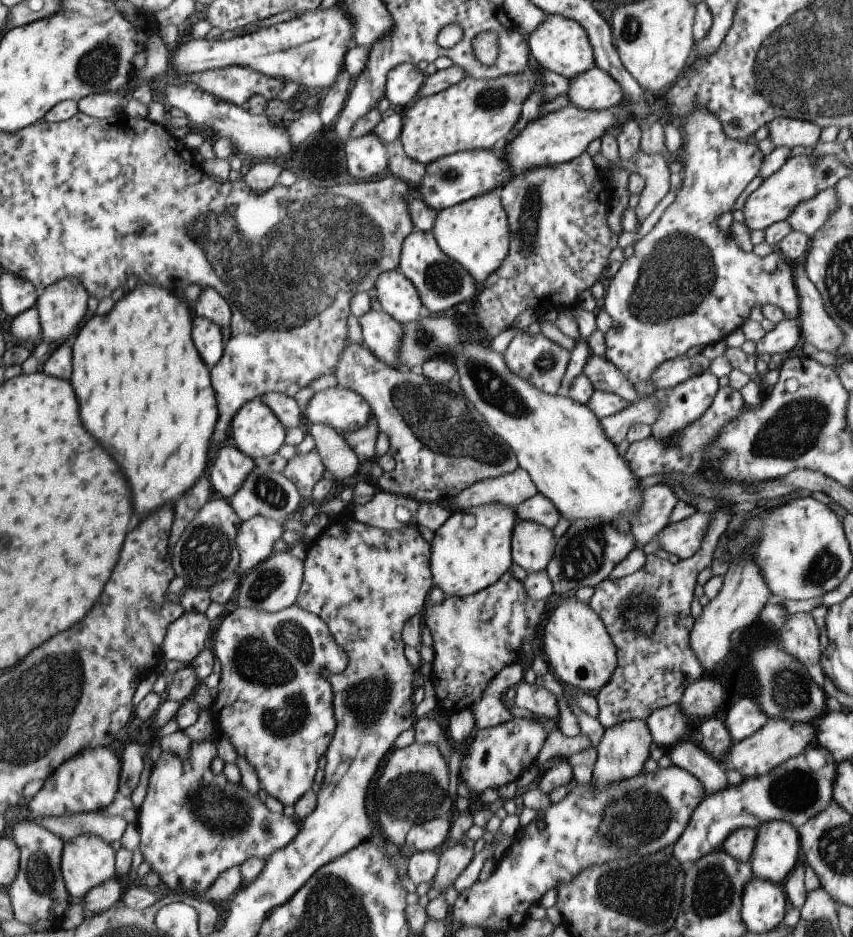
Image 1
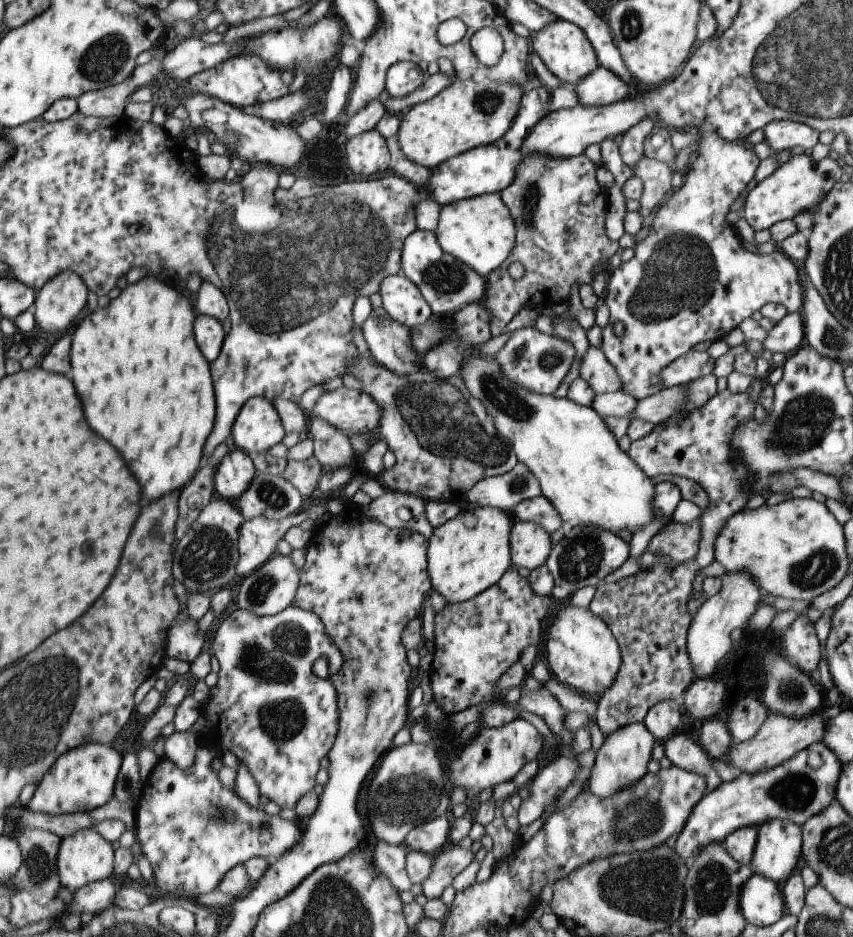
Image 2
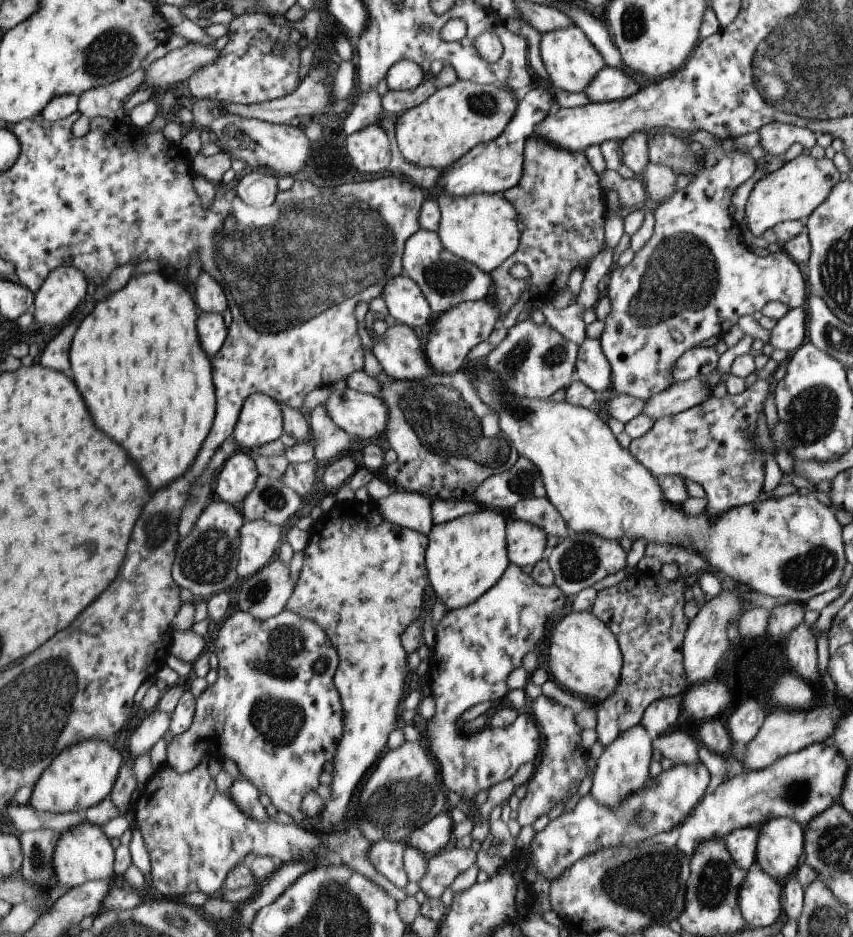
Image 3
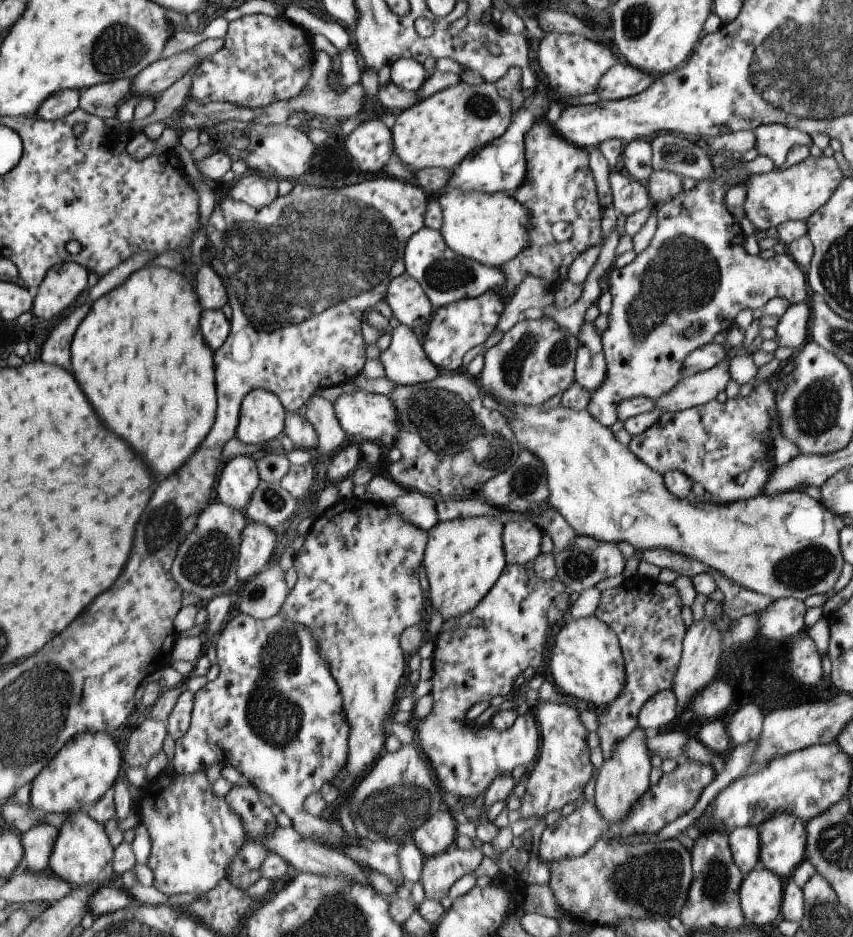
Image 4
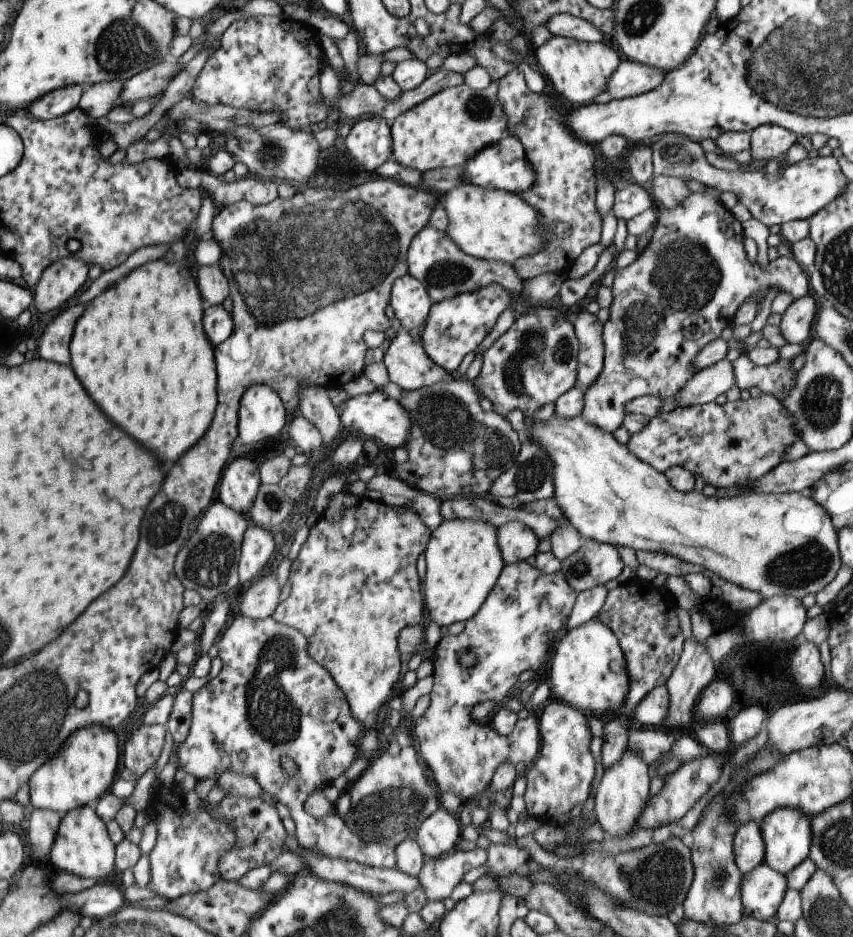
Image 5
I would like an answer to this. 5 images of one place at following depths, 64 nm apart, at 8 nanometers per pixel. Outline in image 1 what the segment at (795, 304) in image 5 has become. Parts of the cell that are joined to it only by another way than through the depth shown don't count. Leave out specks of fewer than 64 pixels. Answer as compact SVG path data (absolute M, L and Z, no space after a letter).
M784 318L757 342L755 354L759 357L767 353L770 356L776 352L786 354L794 347L799 348L801 343L801 328L796 319Z

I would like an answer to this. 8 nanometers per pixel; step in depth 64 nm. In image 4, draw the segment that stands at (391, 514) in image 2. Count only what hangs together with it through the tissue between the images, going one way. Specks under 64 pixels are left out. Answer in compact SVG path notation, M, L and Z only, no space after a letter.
M418 491L407 492L398 497L393 504L385 504L397 513L400 513L407 521L414 523L419 529L429 531L439 523L435 499L430 495L424 495Z

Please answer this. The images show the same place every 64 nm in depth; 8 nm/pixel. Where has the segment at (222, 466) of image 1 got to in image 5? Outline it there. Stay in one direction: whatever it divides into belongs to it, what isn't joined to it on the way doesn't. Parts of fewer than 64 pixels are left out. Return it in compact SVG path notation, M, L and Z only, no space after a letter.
M237 458L223 470L216 499L247 516L261 483L259 466L250 462L250 459Z

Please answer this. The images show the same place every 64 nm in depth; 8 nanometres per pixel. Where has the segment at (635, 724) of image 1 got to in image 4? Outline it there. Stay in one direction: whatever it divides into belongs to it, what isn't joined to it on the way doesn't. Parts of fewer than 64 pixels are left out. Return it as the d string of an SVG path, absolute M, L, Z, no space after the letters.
M634 729L625 741L618 744L613 755L607 761L604 760L603 766L597 771L595 807L608 825L619 823L628 817L634 805L648 792L652 756L645 738L643 729Z

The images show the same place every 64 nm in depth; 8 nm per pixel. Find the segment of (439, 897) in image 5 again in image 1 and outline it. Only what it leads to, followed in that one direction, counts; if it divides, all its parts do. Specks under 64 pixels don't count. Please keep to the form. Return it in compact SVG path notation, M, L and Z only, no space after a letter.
M462 842L455 846L448 846L439 855L439 865L433 878L433 890L429 890L429 900L434 900L447 886L452 886L462 871L470 864L474 851L467 848Z

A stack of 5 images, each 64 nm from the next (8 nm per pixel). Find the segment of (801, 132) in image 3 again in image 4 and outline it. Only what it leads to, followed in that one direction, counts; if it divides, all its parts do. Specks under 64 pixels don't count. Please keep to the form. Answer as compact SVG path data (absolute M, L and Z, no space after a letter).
M781 124L760 125L754 129L755 148L759 155L768 156L776 166L782 166L784 157L794 144L813 145L812 137L800 129Z

